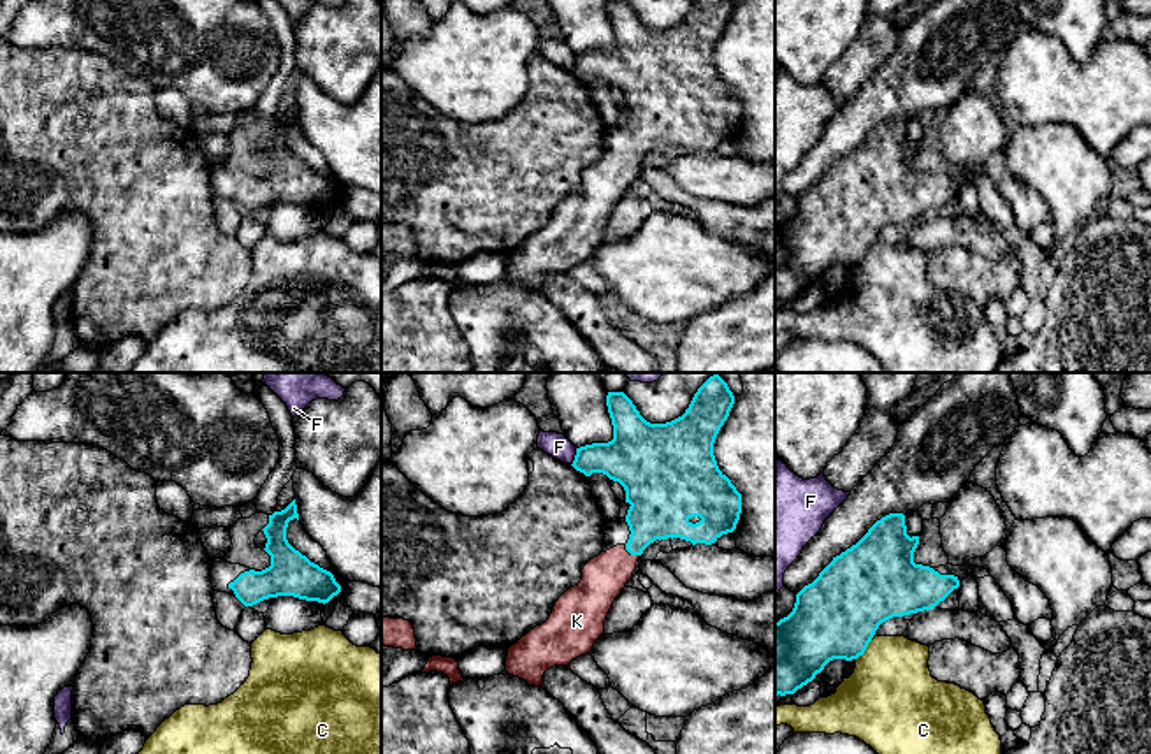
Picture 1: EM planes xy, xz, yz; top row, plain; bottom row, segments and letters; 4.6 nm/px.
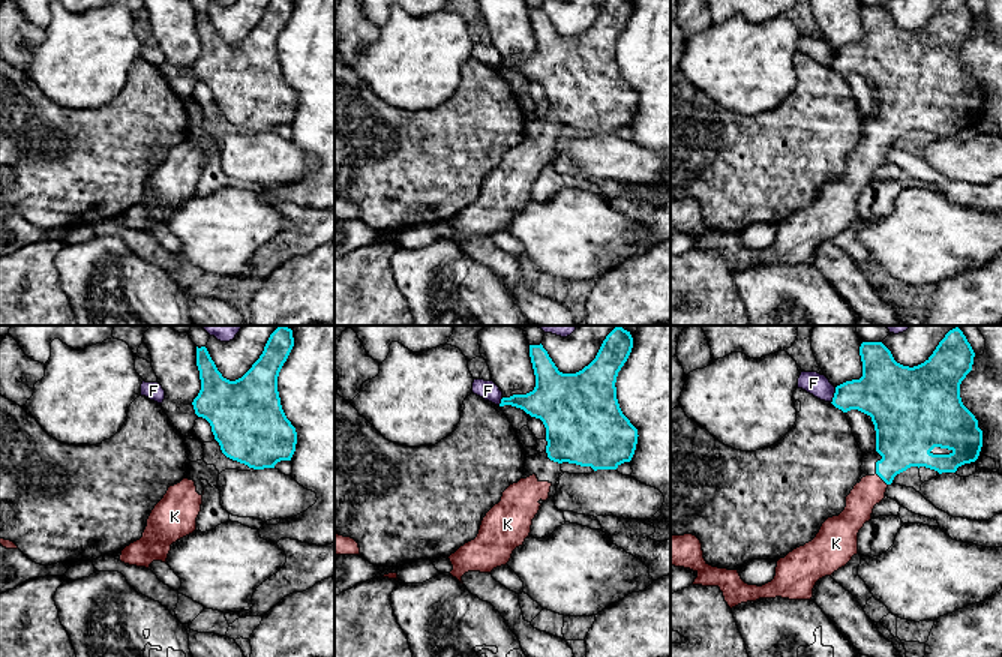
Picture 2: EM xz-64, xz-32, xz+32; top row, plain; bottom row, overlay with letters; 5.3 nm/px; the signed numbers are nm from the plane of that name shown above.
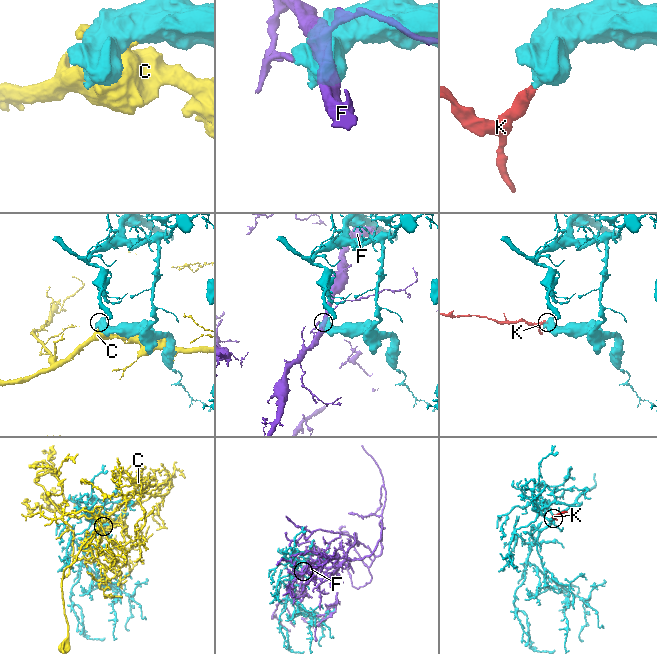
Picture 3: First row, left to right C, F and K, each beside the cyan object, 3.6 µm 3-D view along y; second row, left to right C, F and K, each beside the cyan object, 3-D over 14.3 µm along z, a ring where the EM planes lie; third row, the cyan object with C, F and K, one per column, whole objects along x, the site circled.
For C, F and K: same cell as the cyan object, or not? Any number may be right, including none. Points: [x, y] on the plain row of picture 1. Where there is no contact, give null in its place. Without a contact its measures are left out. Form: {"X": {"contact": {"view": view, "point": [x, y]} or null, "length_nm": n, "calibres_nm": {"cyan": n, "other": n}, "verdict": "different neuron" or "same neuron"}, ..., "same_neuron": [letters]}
{"C": {"contact": {"view": "yz", "point": [865, 255]}, "length_nm": 120, "calibres_nm": {"cyan": 380, "other": 420}, "verdict": "different neuron"}, "F": {"contact": {"view": "xz", "point": [575, 64]}, "length_nm": 80, "calibres_nm": {"cyan": 240, "other": 110}, "verdict": "different neuron"}, "K": {"contact": {"view": "xz", "point": [631, 160]}, "length_nm": 90, "calibres_nm": {"cyan": 280, "other": 200}, "verdict": "same neuron"}, "same_neuron": ["K"]}

